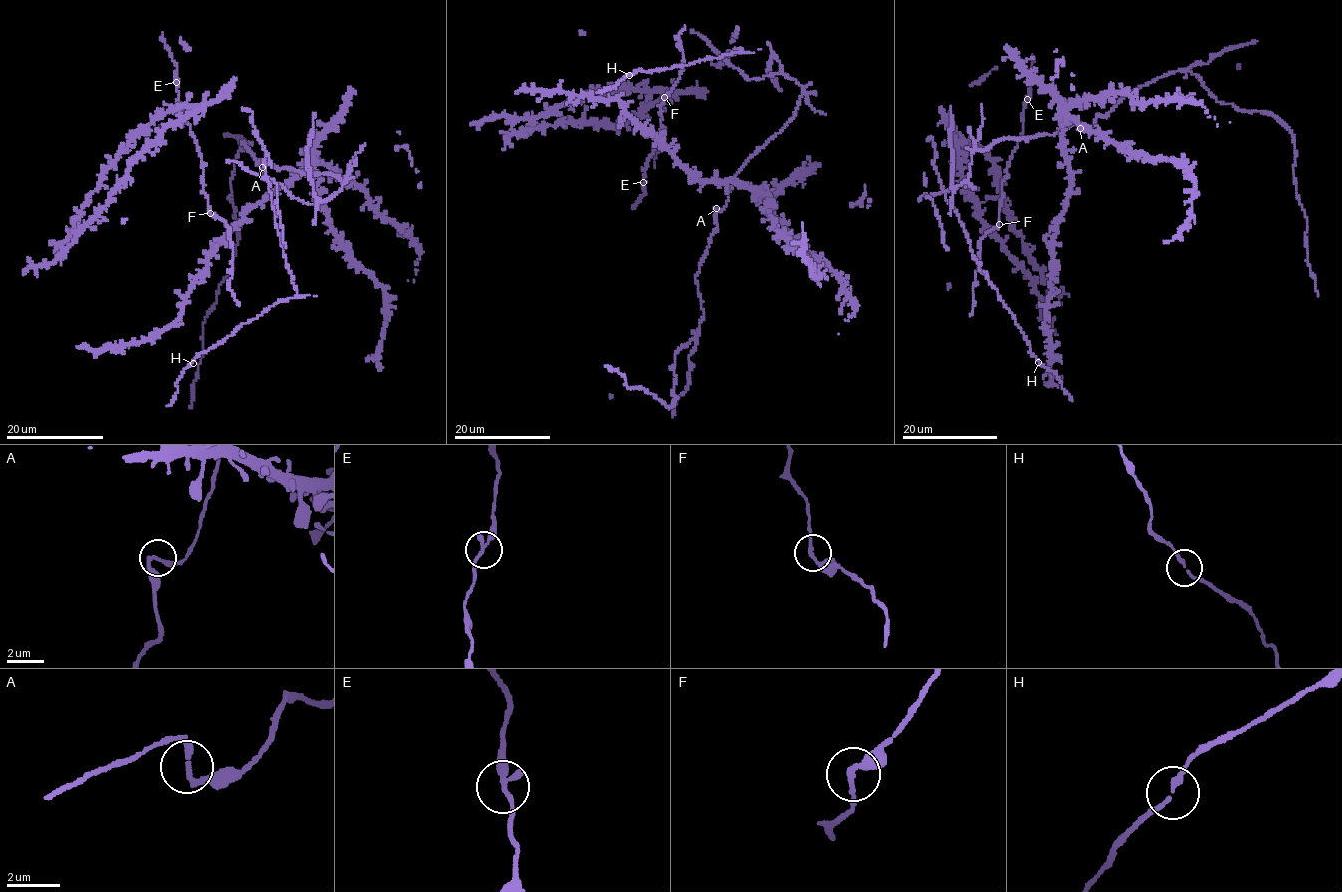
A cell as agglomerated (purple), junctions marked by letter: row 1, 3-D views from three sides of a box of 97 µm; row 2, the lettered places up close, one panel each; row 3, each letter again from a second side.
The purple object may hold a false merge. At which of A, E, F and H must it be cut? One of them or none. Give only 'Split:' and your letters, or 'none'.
Split: none

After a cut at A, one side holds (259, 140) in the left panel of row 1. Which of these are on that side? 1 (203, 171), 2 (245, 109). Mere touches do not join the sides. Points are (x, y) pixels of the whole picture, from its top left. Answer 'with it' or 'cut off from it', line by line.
1: with it
2: with it

